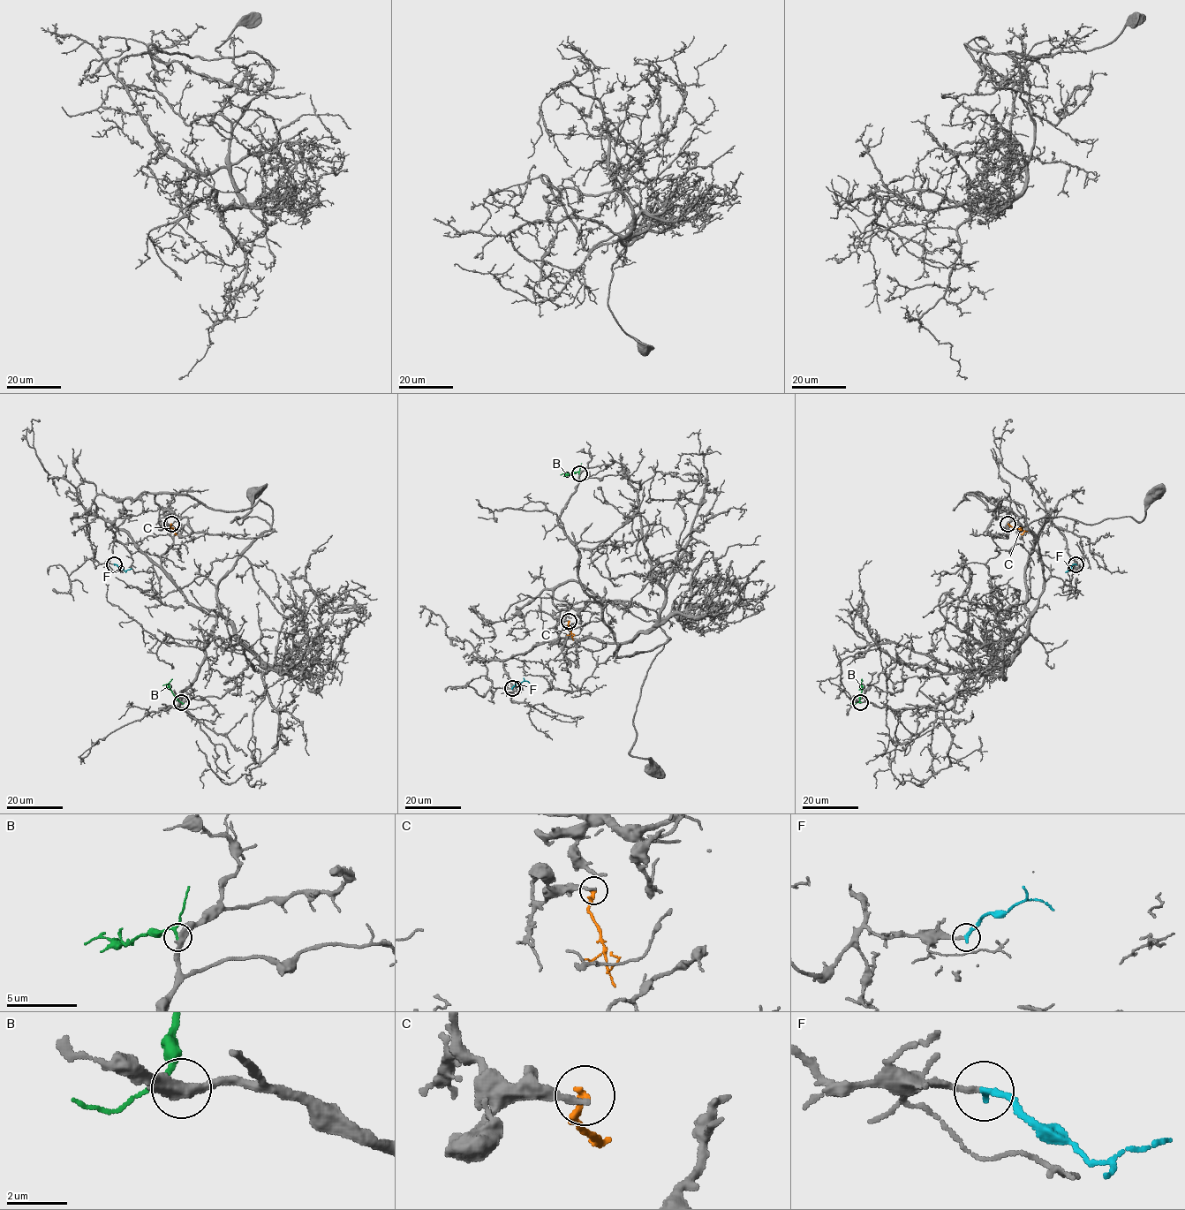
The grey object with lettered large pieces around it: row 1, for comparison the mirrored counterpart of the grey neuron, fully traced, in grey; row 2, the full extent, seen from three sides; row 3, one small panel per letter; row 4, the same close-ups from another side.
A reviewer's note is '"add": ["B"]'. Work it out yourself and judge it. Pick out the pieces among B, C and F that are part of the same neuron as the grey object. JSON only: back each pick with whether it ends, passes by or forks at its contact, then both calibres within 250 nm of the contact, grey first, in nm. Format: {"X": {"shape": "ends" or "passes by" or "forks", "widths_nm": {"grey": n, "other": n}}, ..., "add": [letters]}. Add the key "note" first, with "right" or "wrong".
{"note": "wrong", "B": {"shape": "passes by", "widths_nm": {"grey": 400, "other": 160}}, "F": {"shape": "ends", "widths_nm": {"grey": 190, "other": 240}}, "add": ["B", "F"]}

